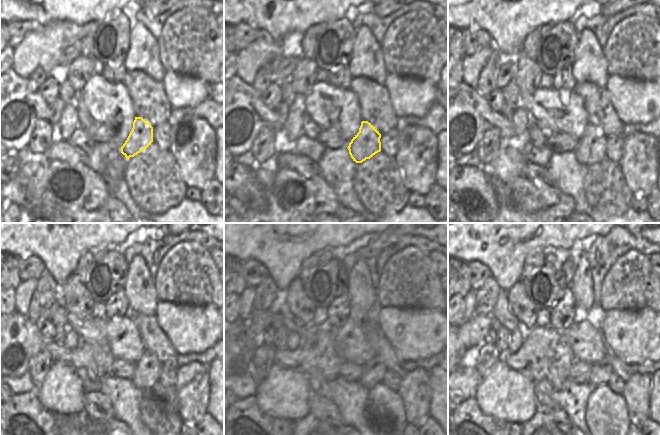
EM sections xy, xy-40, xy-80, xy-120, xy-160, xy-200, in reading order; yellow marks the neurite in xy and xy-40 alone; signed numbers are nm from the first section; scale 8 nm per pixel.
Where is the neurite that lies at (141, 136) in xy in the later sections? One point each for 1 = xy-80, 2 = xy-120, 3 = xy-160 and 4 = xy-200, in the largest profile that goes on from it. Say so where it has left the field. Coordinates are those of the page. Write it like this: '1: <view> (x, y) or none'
1: xy-80 (591, 149)
2: xy-120 (147, 369)
3: xy-160 (374, 370)
4: xy-200 (600, 372)

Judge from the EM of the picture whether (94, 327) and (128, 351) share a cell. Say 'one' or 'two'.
one

